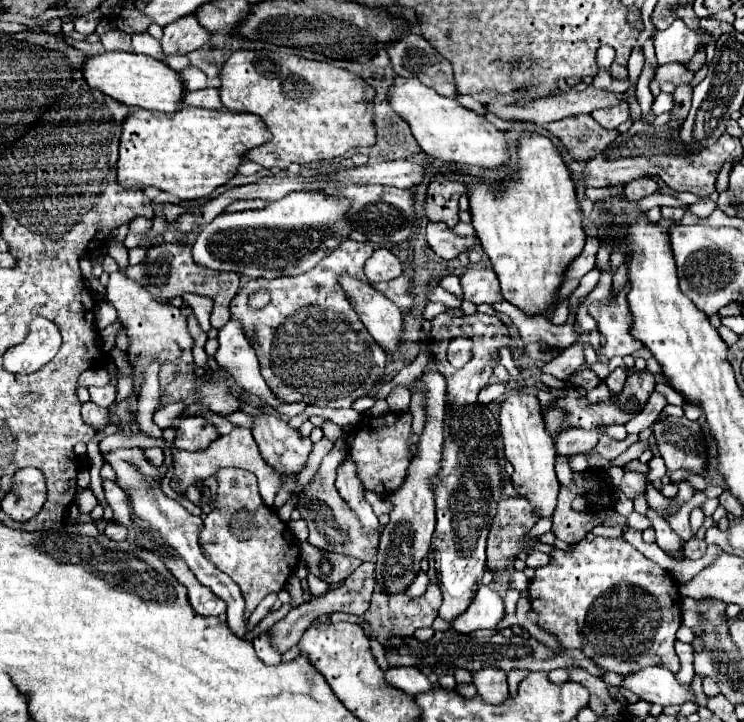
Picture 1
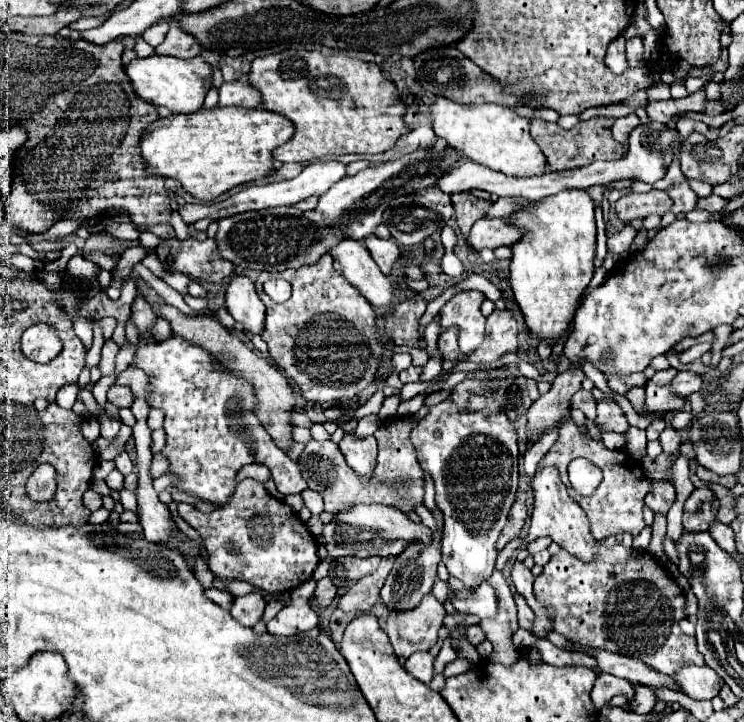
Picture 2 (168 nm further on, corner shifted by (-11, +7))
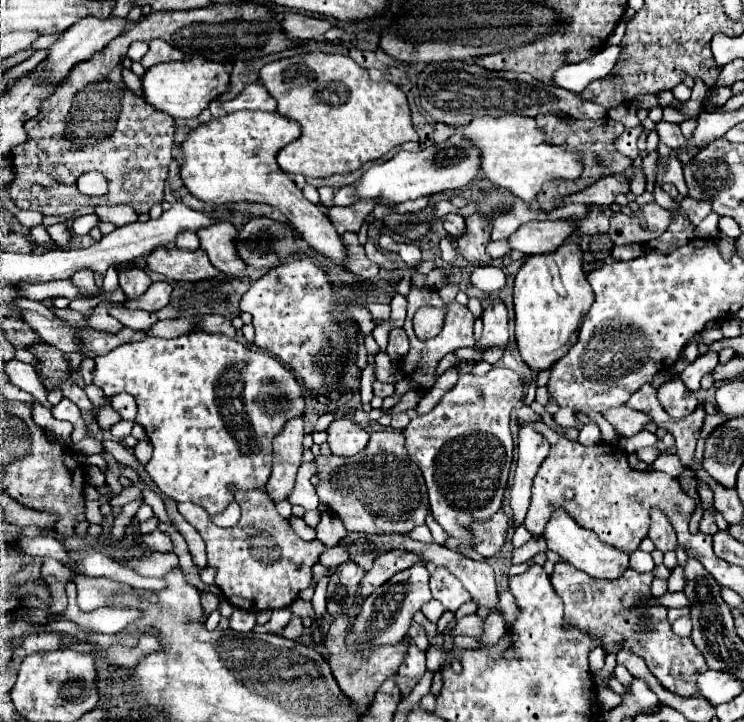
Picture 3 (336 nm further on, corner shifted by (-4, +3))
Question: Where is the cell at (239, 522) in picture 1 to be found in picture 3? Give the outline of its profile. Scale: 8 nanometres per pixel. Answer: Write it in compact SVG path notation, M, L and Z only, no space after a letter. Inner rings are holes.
M250 489L236 493L236 501L242 507L242 517L234 527L218 527L210 521L210 515L194 503L180 503L182 517L202 535L206 543L208 567L216 569L216 585L226 599L246 611L282 609L288 607L302 589L312 581L312 565L322 553L322 543L302 541L292 529L288 519L278 515L274 503L264 491Z

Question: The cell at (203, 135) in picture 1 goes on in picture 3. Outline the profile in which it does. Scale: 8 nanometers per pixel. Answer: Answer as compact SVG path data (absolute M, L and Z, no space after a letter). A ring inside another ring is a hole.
M234 111L218 119L210 119L208 123L200 123L190 129L186 139L180 143L184 155L180 179L190 195L204 203L222 205L258 201L278 207L316 253L340 267L346 267L348 249L342 235L338 235L328 215L320 211L318 205L310 203L276 163L276 153L296 137L300 137L300 125L282 117L277 111Z

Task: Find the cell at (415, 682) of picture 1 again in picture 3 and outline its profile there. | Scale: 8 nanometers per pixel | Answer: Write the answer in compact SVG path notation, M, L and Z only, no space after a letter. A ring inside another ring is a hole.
M412 643L412 647L408 649L406 661L404 661L404 663L400 665L400 669L398 669L398 675L414 679L414 677L422 677L424 671L426 671L426 657L424 657L424 651L420 651L420 649Z

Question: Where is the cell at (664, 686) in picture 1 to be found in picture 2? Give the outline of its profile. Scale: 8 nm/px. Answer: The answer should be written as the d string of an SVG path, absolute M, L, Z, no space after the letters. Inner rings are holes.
M707 665L683 667L673 679L681 685L683 693L693 699L713 699L719 695L723 685L723 679L719 679L719 675Z

